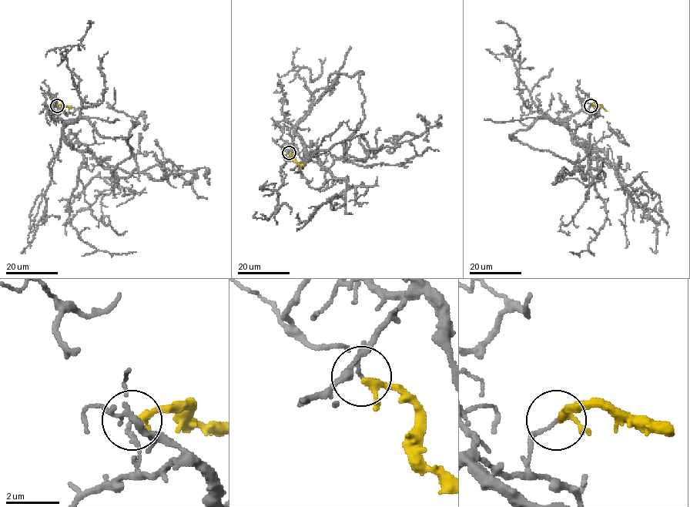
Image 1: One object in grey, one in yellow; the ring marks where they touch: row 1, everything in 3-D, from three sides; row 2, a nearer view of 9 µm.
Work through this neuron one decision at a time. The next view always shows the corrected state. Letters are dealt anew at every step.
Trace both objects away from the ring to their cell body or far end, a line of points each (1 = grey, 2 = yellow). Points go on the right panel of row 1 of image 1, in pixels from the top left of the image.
1: (591, 105), (510, 135), (596, 177), (574, 138), (598, 115), (580, 88)
2: (591, 105), (598, 105), (607, 110)

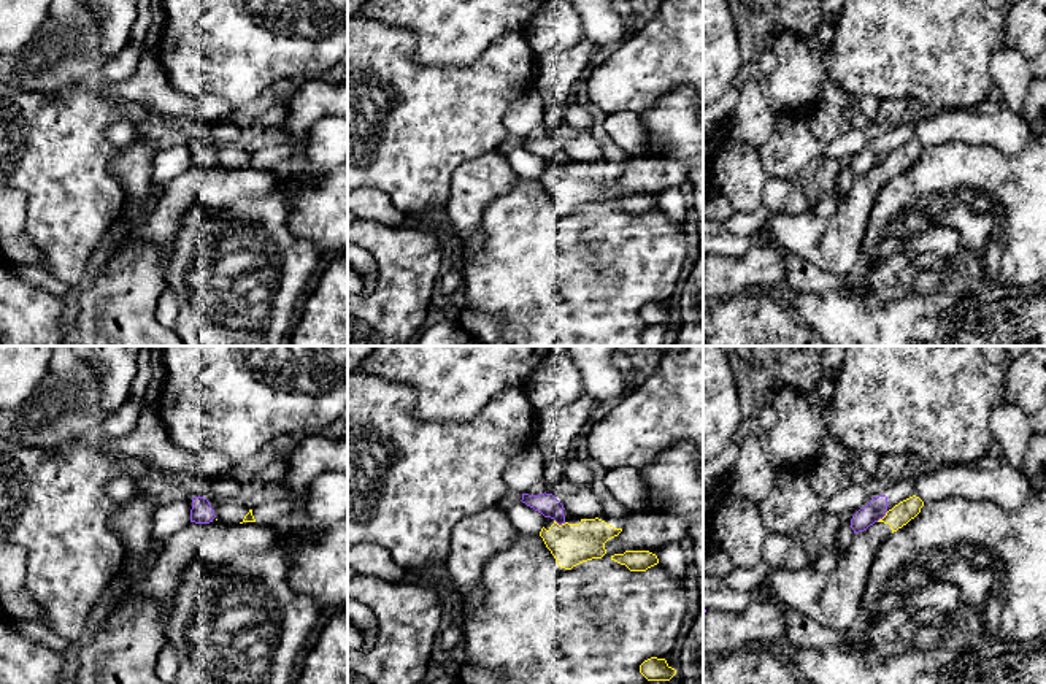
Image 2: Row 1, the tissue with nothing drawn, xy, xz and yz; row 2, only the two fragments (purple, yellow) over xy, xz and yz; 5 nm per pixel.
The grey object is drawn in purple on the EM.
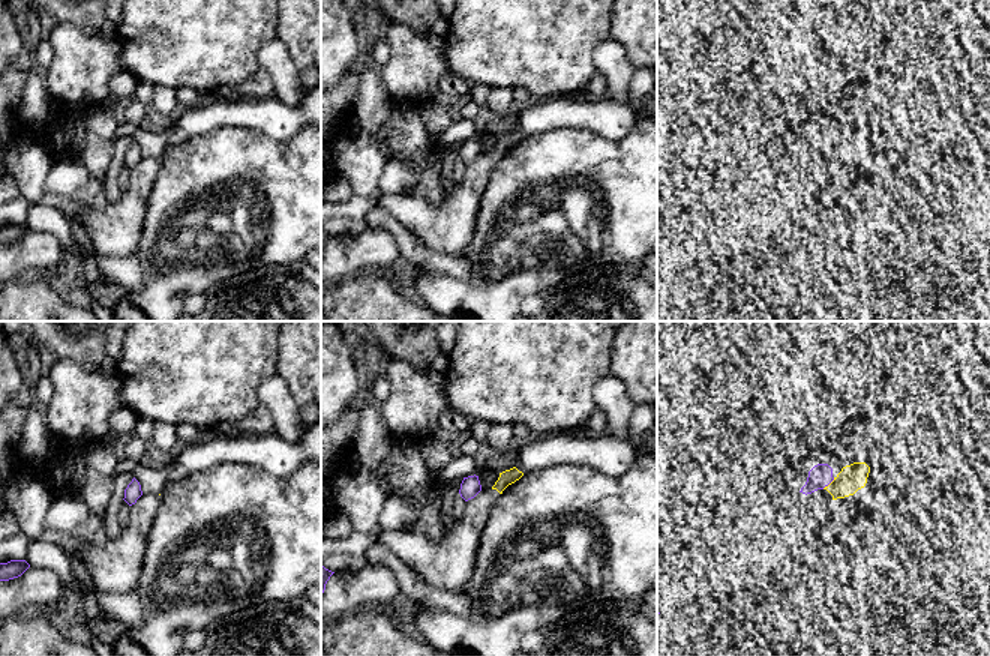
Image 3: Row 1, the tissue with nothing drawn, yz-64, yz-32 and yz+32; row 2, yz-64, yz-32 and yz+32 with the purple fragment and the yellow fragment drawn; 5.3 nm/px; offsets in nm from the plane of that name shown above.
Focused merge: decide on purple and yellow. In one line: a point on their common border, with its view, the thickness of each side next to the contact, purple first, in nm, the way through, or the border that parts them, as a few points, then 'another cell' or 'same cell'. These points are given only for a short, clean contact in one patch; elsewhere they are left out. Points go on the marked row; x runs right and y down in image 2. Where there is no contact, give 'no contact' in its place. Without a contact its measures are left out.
contact yz (881, 518); calibres 100 and 110 nm; another cell

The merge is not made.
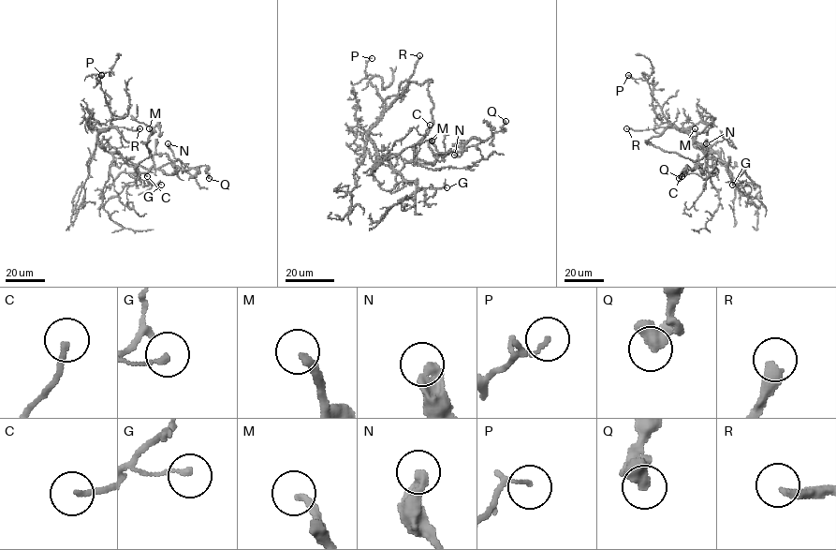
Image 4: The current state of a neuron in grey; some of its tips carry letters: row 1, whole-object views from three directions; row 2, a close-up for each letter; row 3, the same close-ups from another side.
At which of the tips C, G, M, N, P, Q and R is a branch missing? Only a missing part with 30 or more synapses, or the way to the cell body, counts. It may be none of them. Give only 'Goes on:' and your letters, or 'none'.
Goes on: M, R

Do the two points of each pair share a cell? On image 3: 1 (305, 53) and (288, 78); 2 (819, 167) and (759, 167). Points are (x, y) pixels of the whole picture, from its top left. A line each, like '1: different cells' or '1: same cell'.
1: different cells
2: different cells

